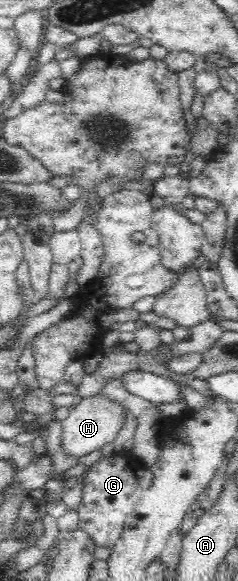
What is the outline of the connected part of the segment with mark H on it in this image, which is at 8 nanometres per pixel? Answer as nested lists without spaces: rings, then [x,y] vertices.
[[[100,394],[89,397],[89,399],[76,400],[69,416],[61,422],[61,449],[63,453],[78,459],[113,442],[124,426],[127,414],[129,413],[118,402]]]

